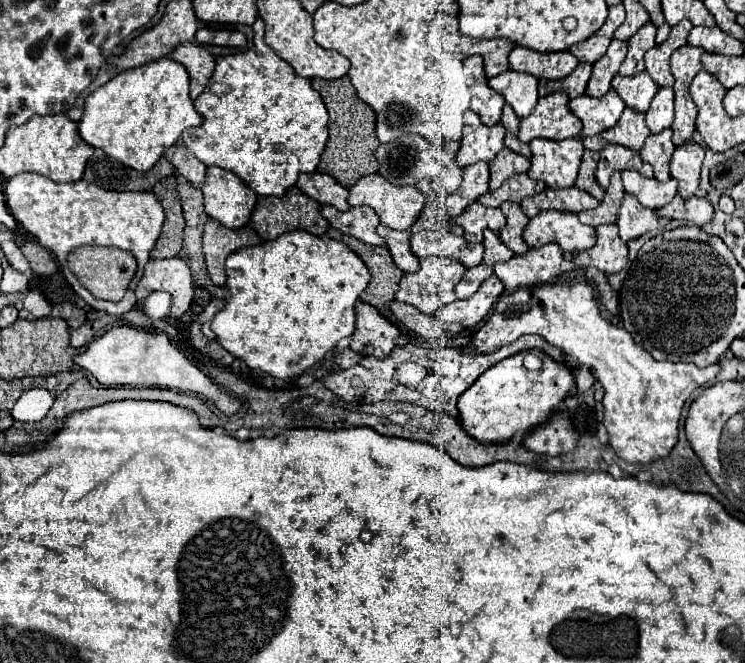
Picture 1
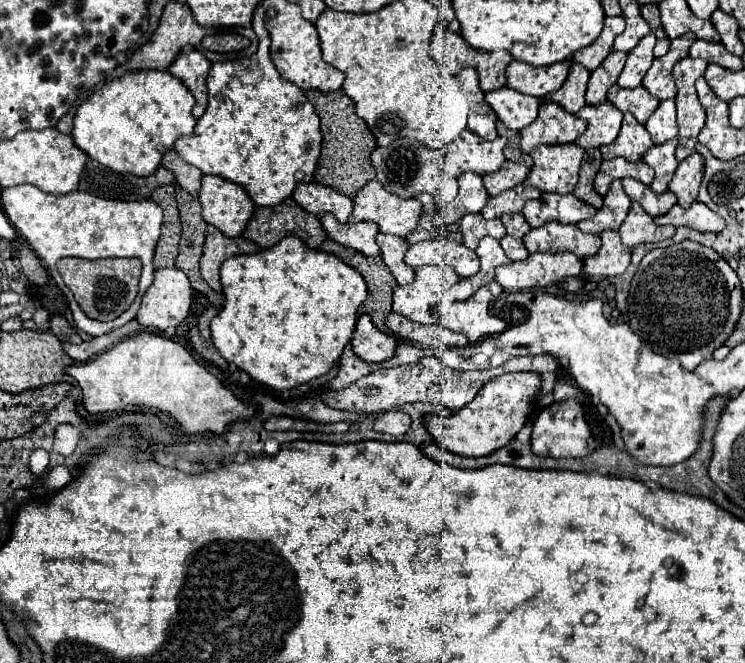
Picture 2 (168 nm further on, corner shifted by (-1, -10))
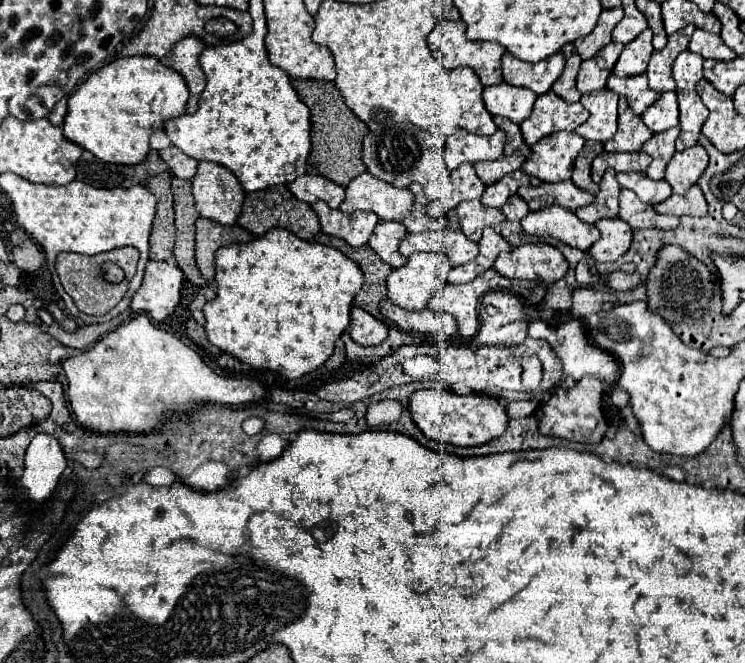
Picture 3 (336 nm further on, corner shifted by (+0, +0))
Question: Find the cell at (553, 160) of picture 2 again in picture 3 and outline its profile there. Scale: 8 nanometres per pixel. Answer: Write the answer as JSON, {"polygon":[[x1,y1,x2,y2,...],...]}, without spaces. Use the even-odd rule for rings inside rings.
{"polygon":[[556,131,532,145,532,155,522,171,546,183,566,181,572,177,572,165,582,147,584,139,578,133]]}

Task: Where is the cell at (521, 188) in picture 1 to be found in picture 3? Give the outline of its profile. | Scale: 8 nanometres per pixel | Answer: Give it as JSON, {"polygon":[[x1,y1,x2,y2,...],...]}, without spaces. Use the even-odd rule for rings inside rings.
{"polygon":[[506,175,500,181,486,187,480,203,486,207,502,207,518,191,518,181,514,175]]}

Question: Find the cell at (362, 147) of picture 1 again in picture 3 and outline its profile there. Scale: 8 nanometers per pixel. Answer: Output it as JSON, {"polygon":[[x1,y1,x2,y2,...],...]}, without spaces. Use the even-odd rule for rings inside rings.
{"polygon":[[294,79,294,89,298,91,300,99,308,105,312,117,312,153,308,157,308,173,322,175,342,187,350,183,356,175,366,171,362,161,362,139,368,133,366,123,362,123,344,103,342,93,330,81,314,81,314,79]]}

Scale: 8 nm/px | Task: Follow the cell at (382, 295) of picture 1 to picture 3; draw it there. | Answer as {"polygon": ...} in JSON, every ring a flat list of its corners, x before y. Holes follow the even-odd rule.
{"polygon":[[318,233,314,237,314,241,322,243,322,245,336,247,346,257,350,257,352,261,356,261,360,265,360,269,364,273,364,285,358,291,358,295,354,297,354,305,362,307,364,311,372,313,376,319,384,321,378,305,382,299,386,299,386,279,392,273,392,267,386,265,368,245,366,247,352,247,346,241,338,239,338,237,330,237,326,233]]}

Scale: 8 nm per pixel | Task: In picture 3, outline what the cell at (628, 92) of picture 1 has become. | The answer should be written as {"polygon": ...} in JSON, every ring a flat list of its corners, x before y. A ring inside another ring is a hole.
{"polygon":[[614,73,608,77,608,89,624,95,628,99,628,105,634,113,642,115,654,101,658,101,660,93,652,91,648,87,646,75,634,75,634,77,616,77]]}

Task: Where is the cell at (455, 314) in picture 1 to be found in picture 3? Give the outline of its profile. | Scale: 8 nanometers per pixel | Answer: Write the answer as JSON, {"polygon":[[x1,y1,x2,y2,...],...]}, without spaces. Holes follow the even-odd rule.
{"polygon":[[488,269,466,285,446,283,438,293,432,295,430,307,434,311,450,313,458,321,458,333,462,337,474,337,482,323,482,297,488,291,510,287,510,279,502,277,494,269]]}

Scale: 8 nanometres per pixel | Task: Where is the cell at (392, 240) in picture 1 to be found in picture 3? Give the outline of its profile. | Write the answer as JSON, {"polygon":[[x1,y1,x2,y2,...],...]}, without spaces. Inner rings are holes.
{"polygon":[[380,221,374,229,368,245,378,253,378,257,384,263,398,269,398,267,406,265,406,257,402,257,398,253,398,245,406,233,408,233,406,227,398,221]]}

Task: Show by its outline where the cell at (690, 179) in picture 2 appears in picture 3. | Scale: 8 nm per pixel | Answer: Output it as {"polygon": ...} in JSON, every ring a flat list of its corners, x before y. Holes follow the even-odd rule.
{"polygon":[[698,143,674,153,672,161,666,167,666,181,672,185,672,191,682,195,690,185,696,185,704,169,708,167,708,153]]}

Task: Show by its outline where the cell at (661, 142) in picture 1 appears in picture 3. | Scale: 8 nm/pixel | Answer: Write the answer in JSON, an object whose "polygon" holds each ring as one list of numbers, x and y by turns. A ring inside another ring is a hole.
{"polygon":[[672,127,668,131,654,133,652,139,644,143,642,151,646,151,652,157,652,163,646,171,646,175,650,179,664,179,664,169,674,155,674,141,676,141,678,133,680,133,680,127]]}

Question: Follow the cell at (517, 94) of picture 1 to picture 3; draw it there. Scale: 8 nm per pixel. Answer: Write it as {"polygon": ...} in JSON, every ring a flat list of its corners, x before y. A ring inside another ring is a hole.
{"polygon":[[498,83,494,87,484,87,482,101,490,111,490,115,500,115,514,123,522,123,526,117,530,117,536,95,524,87]]}

